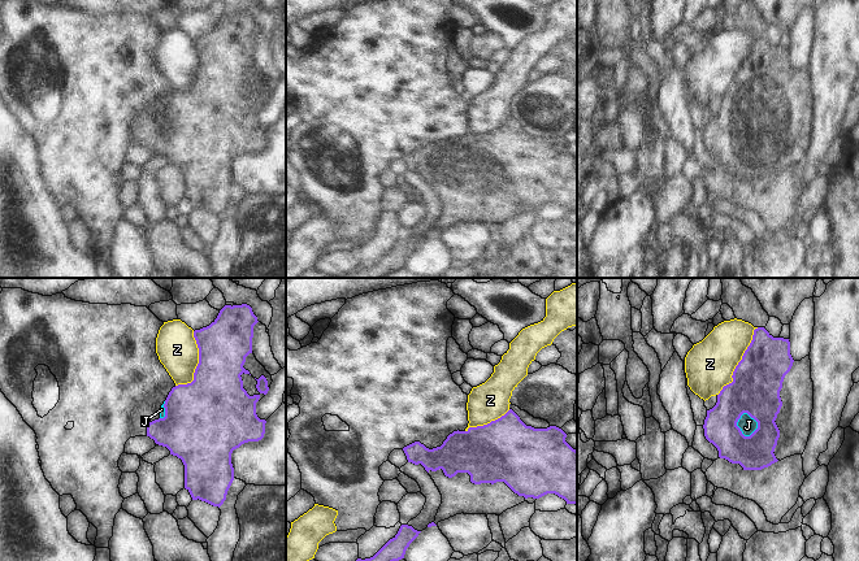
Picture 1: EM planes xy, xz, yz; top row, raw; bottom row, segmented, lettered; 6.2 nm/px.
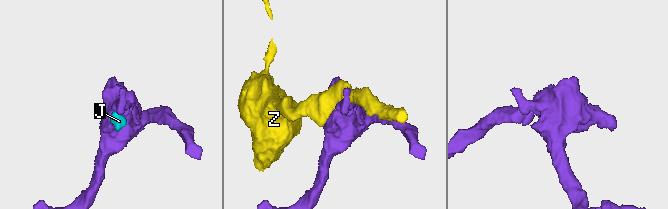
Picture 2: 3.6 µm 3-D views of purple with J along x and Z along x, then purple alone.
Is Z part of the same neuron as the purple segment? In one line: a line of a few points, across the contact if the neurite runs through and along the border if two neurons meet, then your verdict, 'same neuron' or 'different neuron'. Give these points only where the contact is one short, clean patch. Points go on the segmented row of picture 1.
different neuron

